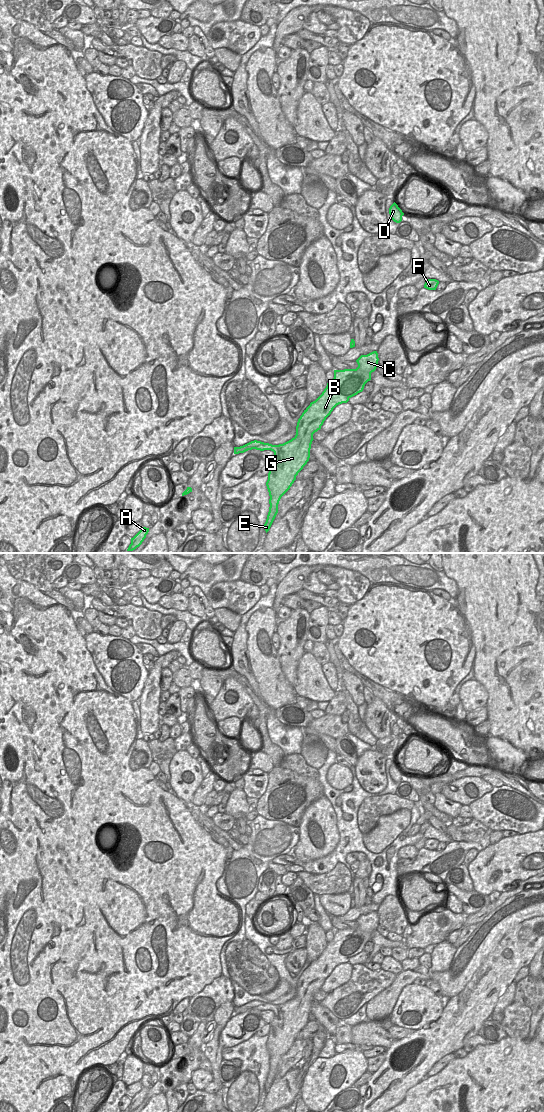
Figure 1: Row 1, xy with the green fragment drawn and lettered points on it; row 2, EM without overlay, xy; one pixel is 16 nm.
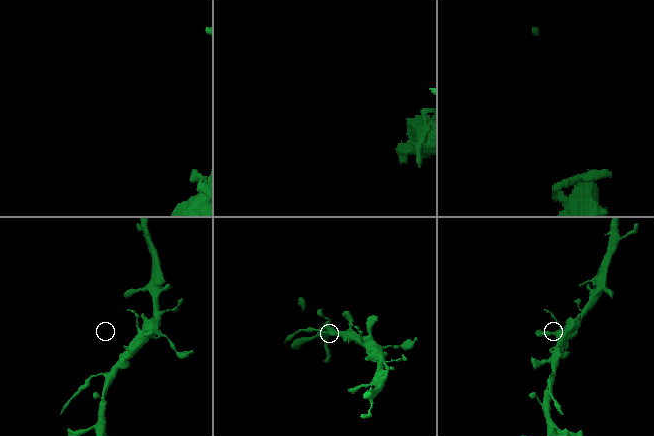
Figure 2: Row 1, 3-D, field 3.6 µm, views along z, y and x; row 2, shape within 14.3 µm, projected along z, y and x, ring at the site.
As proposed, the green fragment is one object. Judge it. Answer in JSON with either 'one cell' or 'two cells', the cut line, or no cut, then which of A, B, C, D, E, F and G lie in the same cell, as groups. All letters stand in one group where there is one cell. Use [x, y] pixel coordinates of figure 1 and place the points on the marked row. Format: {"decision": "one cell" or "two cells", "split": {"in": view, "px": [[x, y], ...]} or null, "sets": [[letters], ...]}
{"decision": "two cells", "split": {"in": "xy", "px": [[243, 445], [247, 450]]}, "sets": [["A"], ["B", "C", "D", "E", "F", "G"]]}

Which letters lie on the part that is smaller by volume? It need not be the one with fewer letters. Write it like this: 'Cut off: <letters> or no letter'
Cut off: A.

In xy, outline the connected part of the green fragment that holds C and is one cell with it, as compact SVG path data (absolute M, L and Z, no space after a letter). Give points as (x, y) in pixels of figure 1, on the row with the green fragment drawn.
M373 351L367 355L361 355L357 360L358 367L356 369L334 370L334 378L331 382L327 383L326 388L322 394L304 410L298 419L296 426L296 435L291 440L279 444L272 445L261 441L251 441L244 445L247 450L271 450L274 452L274 458L271 461L270 470L268 473L268 480L266 486L269 492L269 512L267 515L264 529L266 533L269 531L277 513L278 504L281 497L290 489L296 476L307 464L310 458L310 449L313 439L313 434L321 429L326 418L331 414L333 409L342 403L347 403L349 399L358 393L362 392L365 384L371 380L371 373L377 368L379 358L377 351Z

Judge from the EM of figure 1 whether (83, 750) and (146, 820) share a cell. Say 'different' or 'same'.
same

